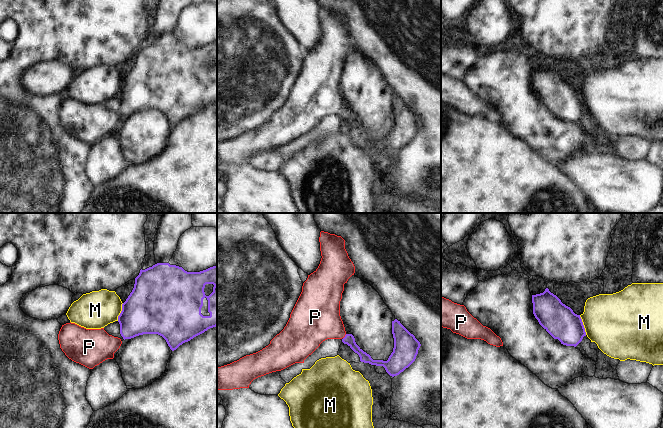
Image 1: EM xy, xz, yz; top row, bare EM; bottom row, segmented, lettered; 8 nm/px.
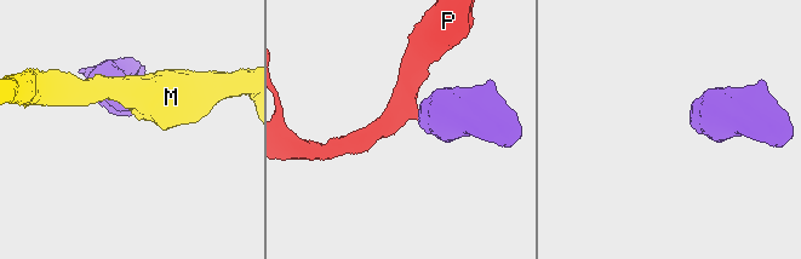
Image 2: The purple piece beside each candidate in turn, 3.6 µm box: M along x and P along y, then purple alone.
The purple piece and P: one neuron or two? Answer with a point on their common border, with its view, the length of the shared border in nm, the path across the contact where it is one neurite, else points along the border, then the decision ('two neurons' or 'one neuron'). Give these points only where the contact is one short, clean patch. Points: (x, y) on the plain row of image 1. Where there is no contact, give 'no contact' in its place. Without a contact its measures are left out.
contact xz (345, 112); length 50 nm; way xz (349, 115), (345, 112), (319, 95); one neuron

